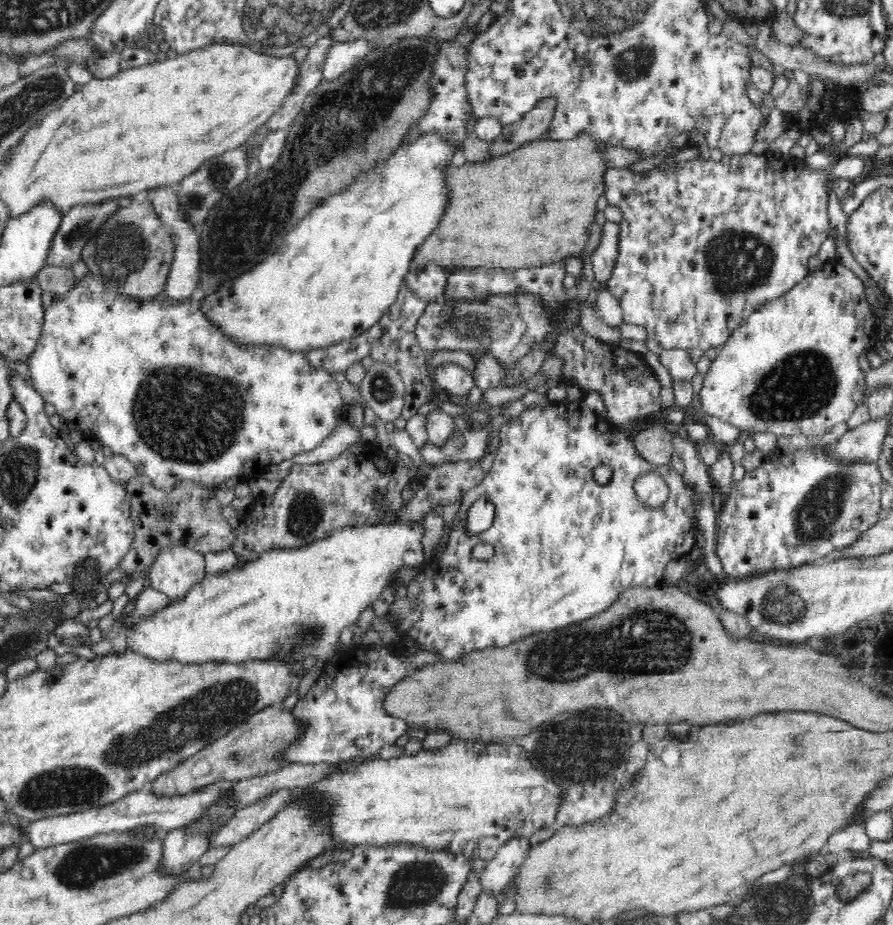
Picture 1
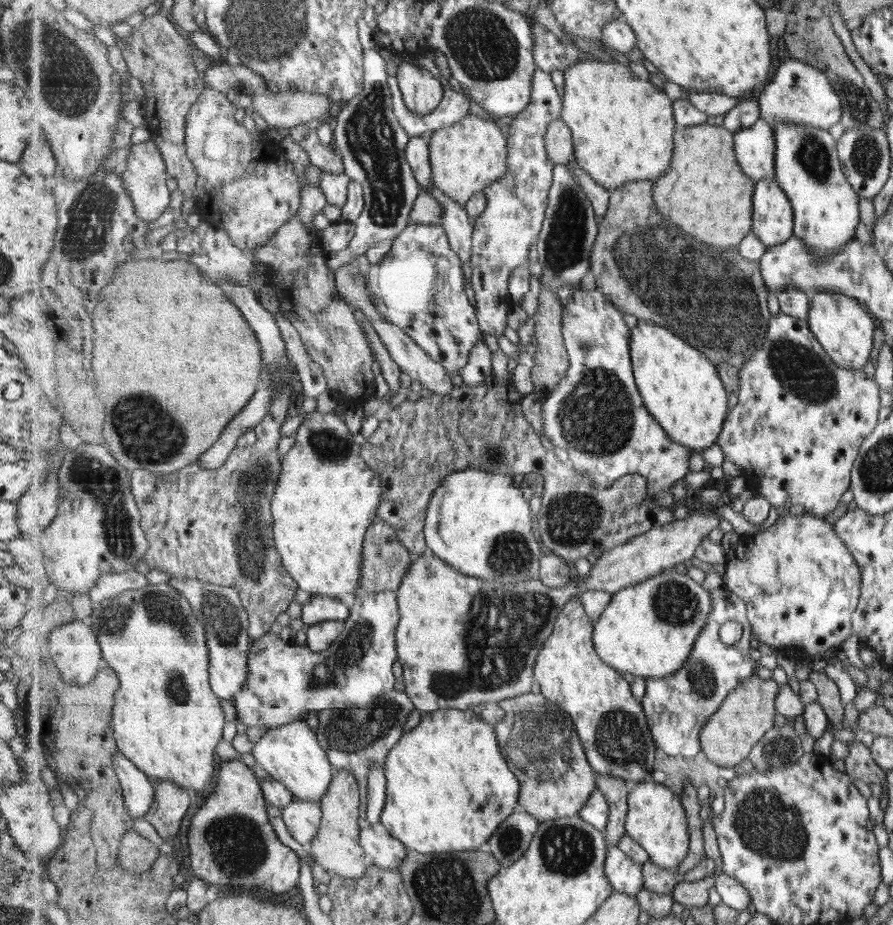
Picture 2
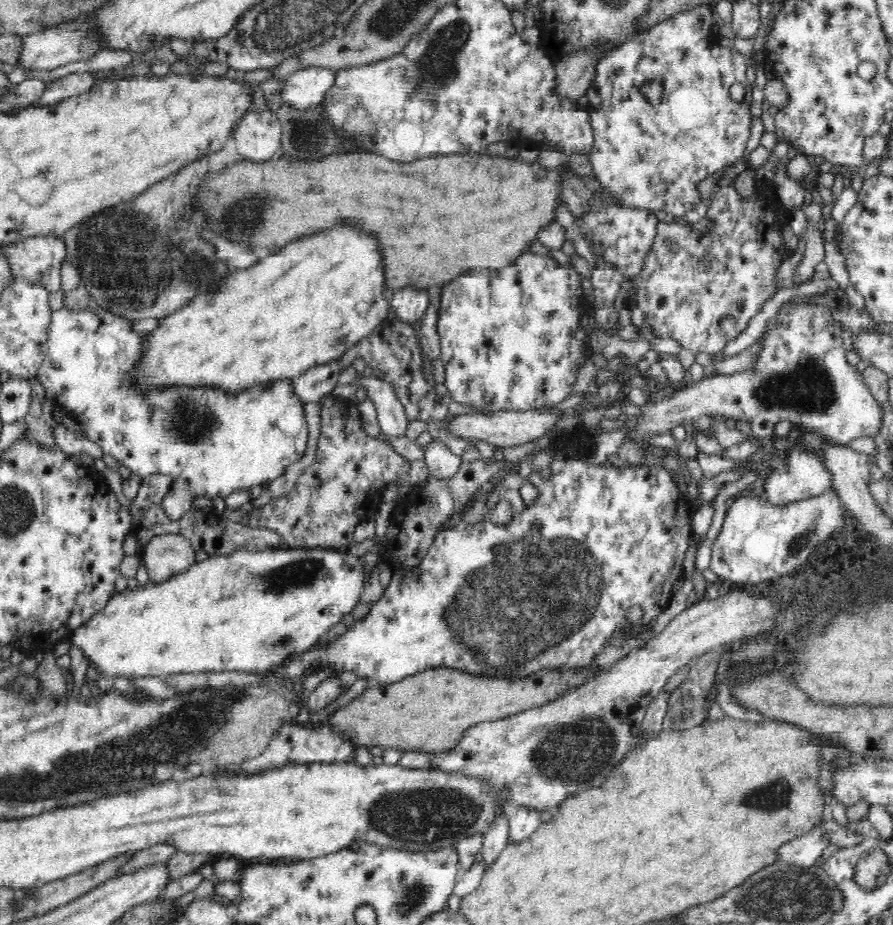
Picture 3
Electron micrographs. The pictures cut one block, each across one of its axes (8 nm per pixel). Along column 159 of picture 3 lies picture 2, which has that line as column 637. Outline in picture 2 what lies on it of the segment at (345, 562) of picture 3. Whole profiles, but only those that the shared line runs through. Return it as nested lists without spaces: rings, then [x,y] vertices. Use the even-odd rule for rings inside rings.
[[[665,570],[645,582],[612,595],[609,606],[594,623],[594,645],[599,656],[629,677],[665,678],[689,660],[695,642],[709,622],[713,597],[686,574]]]

